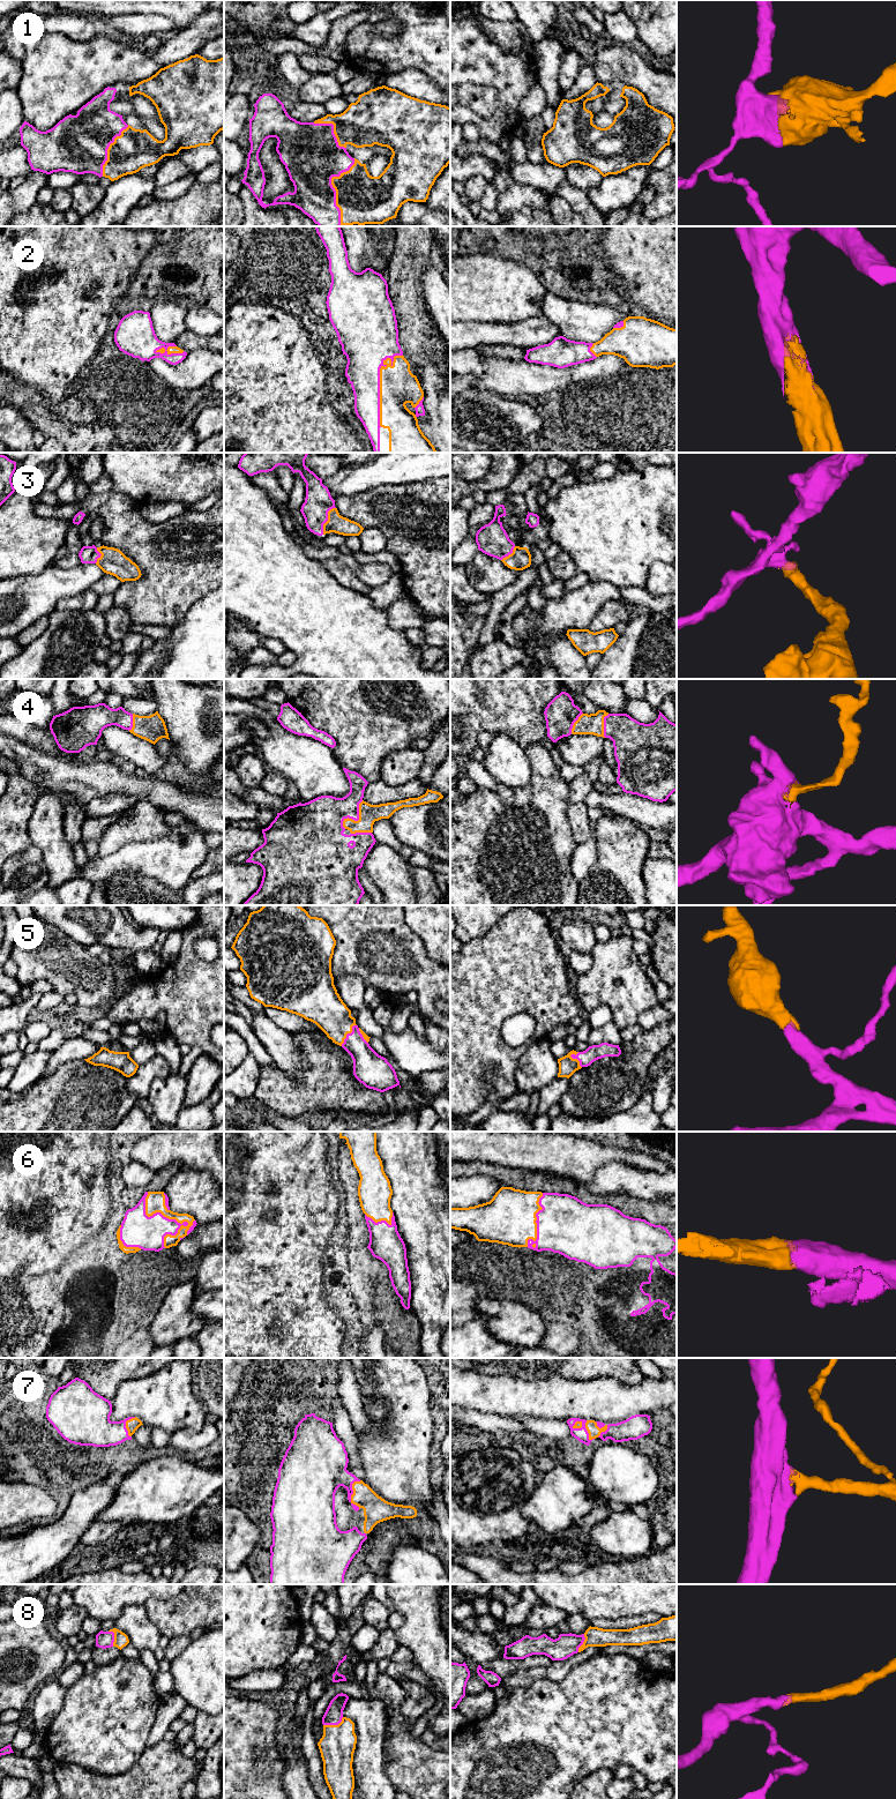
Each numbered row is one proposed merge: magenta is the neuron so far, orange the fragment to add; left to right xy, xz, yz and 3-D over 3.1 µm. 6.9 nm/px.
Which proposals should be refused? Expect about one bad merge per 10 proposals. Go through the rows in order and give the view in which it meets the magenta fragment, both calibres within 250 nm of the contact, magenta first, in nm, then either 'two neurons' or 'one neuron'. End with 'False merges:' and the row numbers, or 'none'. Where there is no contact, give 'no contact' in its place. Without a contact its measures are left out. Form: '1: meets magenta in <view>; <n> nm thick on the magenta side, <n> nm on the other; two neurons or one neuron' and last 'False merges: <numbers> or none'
1: meets magenta in xz; 360 nm thick on the magenta side, 340 nm on the other; one neuron
2: meets magenta in xz; 280 nm thick on the magenta side, 260 nm on the other; one neuron
3: meets magenta in xz; 190 nm thick on the magenta side, 130 nm on the other; one neuron
4: meets magenta in xz; 320 nm thick on the magenta side, 140 nm on the other; one neuron
5: meets magenta in xz; 200 nm thick on the magenta side, 260 nm on the other; one neuron
6: meets magenta in xy; 240 nm thick on the magenta side, 140 nm on the other; one neuron
7: meets magenta in xz; 300 nm thick on the magenta side, 180 nm on the other; one neuron
8: meets magenta in xz; 130 nm thick on the magenta side, 240 nm on the other; one neuron
False merges: none

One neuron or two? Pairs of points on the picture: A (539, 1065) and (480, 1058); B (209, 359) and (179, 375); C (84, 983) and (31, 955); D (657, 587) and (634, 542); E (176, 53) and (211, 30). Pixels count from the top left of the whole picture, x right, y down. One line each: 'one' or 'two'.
A: two
B: one
C: one
D: two
E: one

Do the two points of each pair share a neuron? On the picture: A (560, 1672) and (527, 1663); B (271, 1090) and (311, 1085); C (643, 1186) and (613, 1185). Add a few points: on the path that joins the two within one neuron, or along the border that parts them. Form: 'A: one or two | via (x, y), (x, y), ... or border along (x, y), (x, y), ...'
A: two | border along (552, 1661), (543, 1666), (521, 1667), (512, 1673)
B: one | via (281, 1090), (301, 1090)
C: one | via (636, 1184), (620, 1184)

